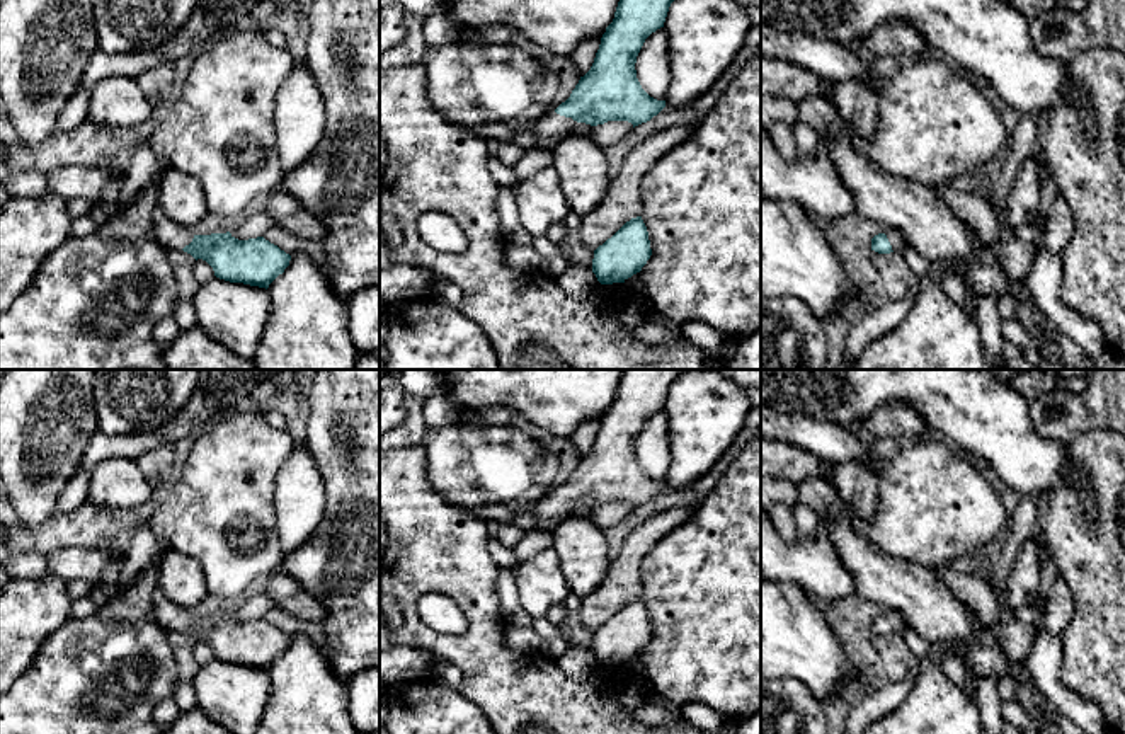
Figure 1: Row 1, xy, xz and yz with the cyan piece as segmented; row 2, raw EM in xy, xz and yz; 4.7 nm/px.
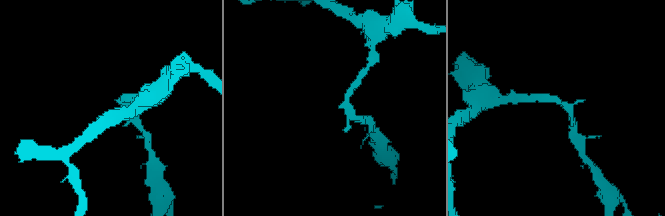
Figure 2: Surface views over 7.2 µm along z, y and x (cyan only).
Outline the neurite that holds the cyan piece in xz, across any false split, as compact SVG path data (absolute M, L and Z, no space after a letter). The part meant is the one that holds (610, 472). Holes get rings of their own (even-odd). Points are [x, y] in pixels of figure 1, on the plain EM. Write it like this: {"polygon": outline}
{"polygon": "M625 370L591 451L565 484L533 507L538 519L534 530L553 531L562 519L575 514L577 504L628 502L635 509L665 489L665 482L642 470L635 444L645 421L664 409L671 385L686 371Z"}

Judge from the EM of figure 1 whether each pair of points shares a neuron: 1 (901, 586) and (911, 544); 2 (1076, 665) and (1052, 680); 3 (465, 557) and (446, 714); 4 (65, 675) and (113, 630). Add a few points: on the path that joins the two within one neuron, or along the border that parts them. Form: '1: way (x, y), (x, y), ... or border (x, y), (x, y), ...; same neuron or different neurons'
1: border (870, 544), (931, 571); different neurons
2: border (1057, 636), (1059, 680), (1090, 700); different neurons
3: border (456, 690), (485, 716); different neurons
4: way (77, 666), (101, 642); same neuron

